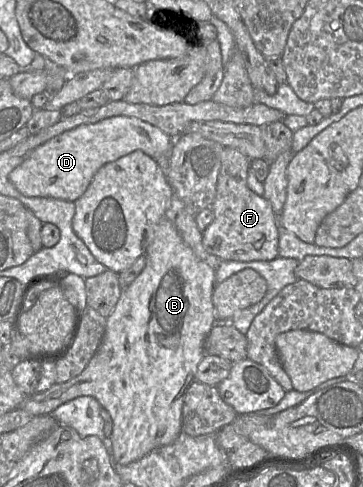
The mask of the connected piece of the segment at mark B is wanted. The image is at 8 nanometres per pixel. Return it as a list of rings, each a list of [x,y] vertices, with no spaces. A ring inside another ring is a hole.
[[[165,217],[154,229],[152,243],[145,251],[146,264],[141,273],[123,288],[120,297],[110,315],[106,318],[105,331],[100,346],[93,357],[88,362],[84,370],[77,376],[64,383],[55,383],[49,389],[36,393],[21,404],[20,409],[33,416],[51,414],[57,407],[74,398],[80,396],[94,397],[101,407],[105,408],[113,421],[113,429],[110,436],[115,460],[122,465],[127,465],[141,459],[152,450],[173,443],[179,436],[182,429],[182,405],[185,392],[188,386],[195,380],[197,366],[204,356],[204,341],[211,328],[216,323],[214,306],[212,303],[212,293],[215,287],[215,269],[198,259],[191,248],[183,241],[174,225]]]

